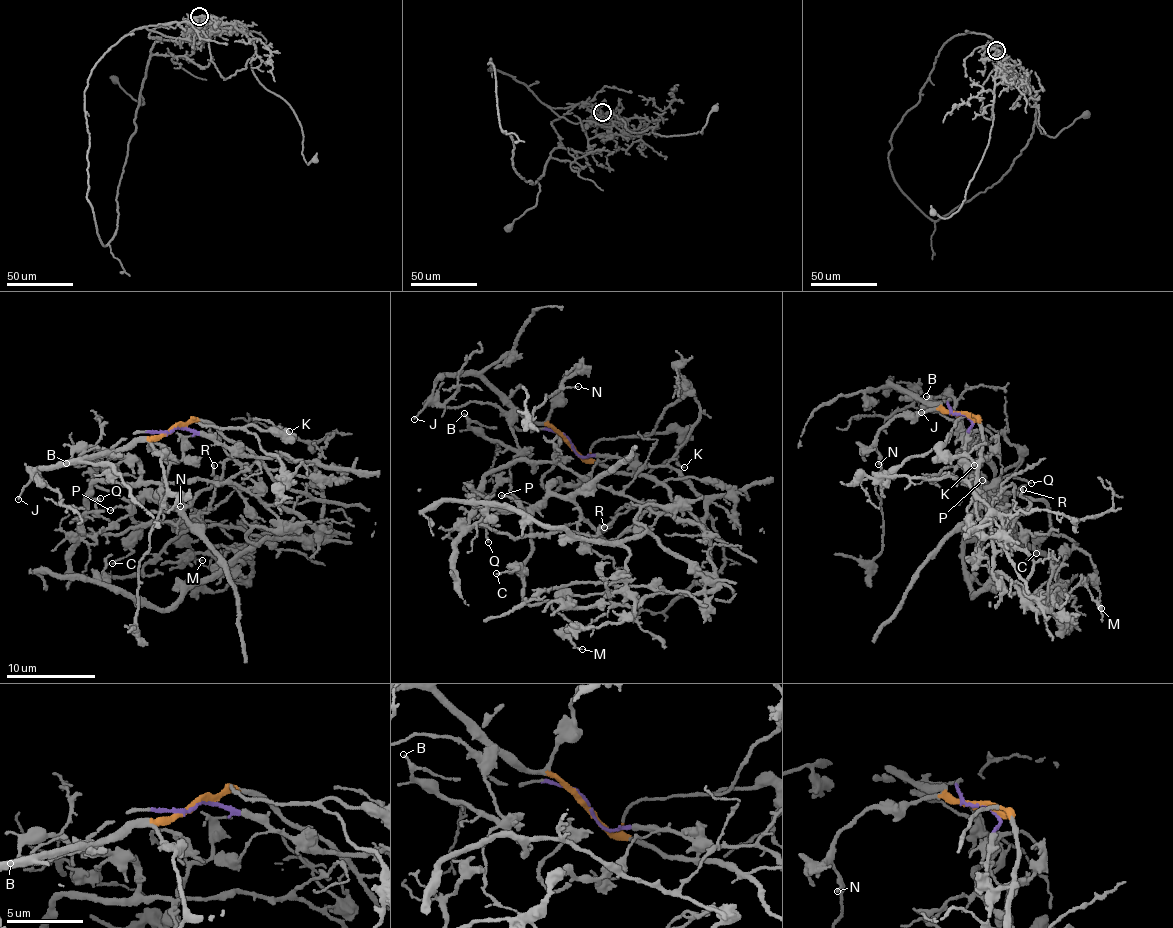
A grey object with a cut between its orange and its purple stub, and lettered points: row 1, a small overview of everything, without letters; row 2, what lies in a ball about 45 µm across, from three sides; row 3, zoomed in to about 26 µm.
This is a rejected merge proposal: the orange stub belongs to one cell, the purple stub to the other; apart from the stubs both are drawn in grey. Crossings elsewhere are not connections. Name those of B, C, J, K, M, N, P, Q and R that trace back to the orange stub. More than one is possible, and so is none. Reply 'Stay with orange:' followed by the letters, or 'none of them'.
Stay with orange: B, J, K, N, Q

